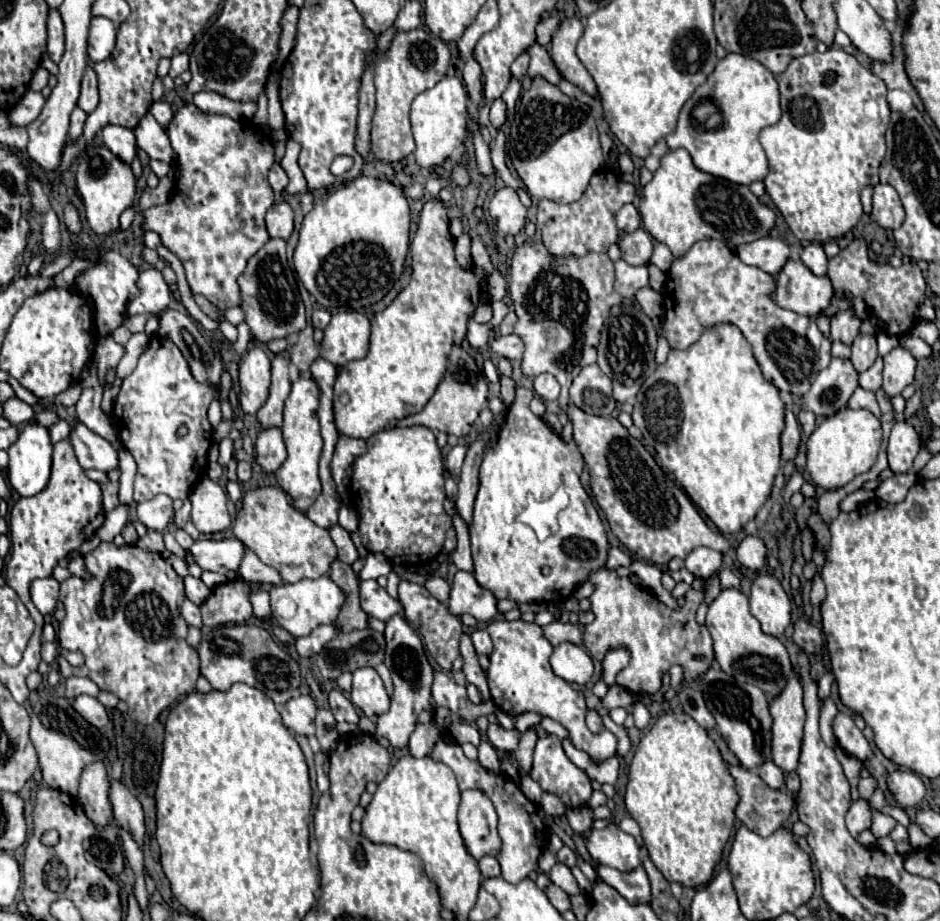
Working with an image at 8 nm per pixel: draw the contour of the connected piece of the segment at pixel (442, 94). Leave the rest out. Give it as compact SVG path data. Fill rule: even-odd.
M445 76L431 90L419 94L411 104L411 130L415 138L415 160L419 166L429 168L441 164L455 148L463 146L467 130L467 92L459 78Z

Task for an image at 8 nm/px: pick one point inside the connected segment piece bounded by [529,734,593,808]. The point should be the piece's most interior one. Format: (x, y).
(552, 770)

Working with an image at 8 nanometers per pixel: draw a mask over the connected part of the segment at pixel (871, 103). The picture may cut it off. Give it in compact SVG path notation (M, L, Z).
M829 48L825 54L813 52L793 58L785 72L777 74L781 92L781 120L759 134L759 142L769 160L769 174L763 180L765 190L783 214L787 226L799 240L825 244L853 230L863 214L859 192L865 186L877 186L877 168L885 156L885 130L889 124L887 88L869 68L859 64L843 48Z

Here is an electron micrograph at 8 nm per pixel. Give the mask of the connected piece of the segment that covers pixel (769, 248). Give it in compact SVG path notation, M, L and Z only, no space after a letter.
M761 238L753 244L743 244L737 248L737 256L747 266L757 266L763 272L775 276L781 264L789 260L789 248L777 238Z

